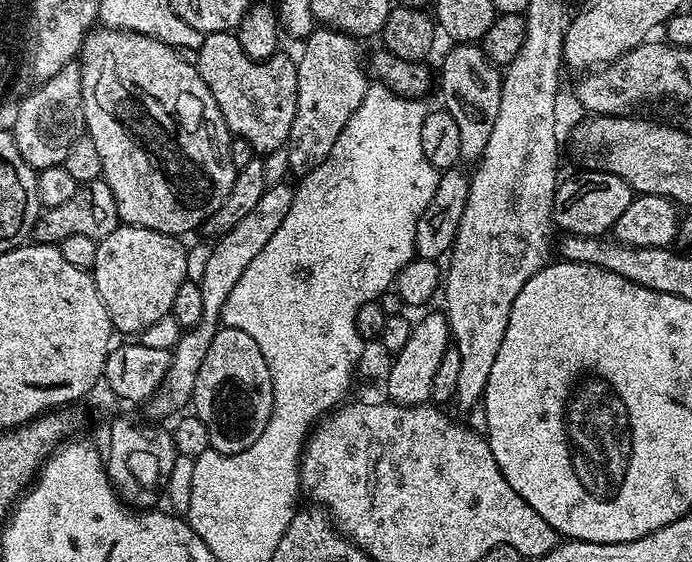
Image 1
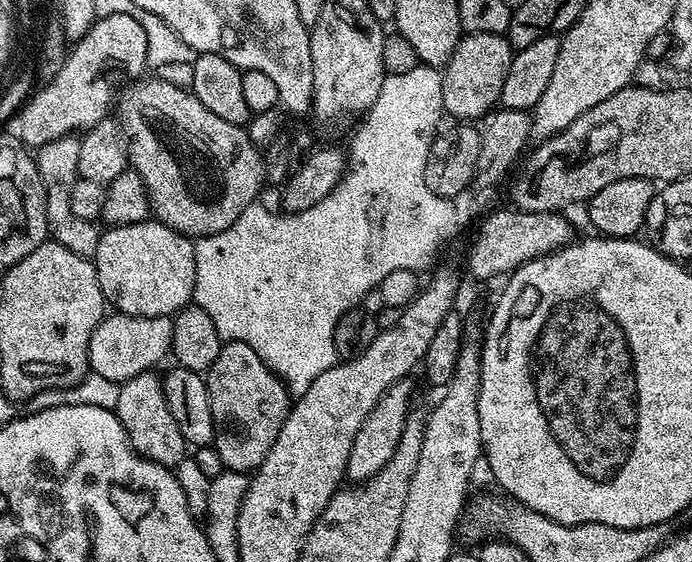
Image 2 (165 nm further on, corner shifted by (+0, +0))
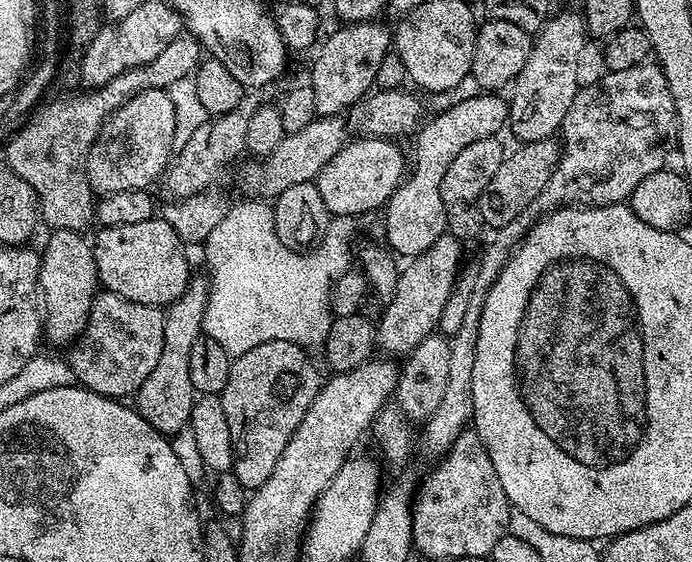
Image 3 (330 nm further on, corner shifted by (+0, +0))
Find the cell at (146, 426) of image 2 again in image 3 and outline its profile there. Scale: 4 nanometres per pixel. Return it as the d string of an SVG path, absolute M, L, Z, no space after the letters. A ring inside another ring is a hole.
M193 275L188 281L186 290L174 301L167 305L164 314L164 329L162 330L162 355L146 382L134 394L134 407L154 430L164 436L175 437L175 432L189 427L192 408L198 399L198 393L190 382L190 346L198 342L204 326L204 311L208 305L209 281L203 275Z

